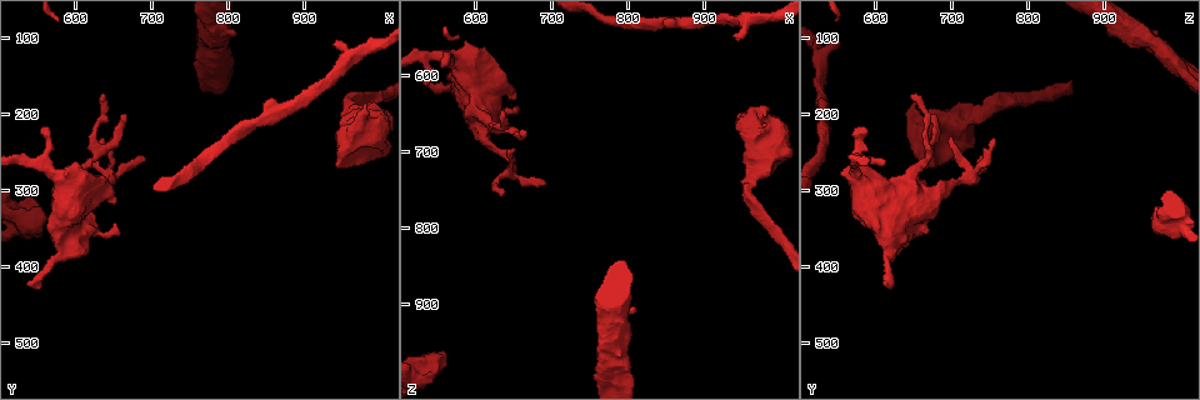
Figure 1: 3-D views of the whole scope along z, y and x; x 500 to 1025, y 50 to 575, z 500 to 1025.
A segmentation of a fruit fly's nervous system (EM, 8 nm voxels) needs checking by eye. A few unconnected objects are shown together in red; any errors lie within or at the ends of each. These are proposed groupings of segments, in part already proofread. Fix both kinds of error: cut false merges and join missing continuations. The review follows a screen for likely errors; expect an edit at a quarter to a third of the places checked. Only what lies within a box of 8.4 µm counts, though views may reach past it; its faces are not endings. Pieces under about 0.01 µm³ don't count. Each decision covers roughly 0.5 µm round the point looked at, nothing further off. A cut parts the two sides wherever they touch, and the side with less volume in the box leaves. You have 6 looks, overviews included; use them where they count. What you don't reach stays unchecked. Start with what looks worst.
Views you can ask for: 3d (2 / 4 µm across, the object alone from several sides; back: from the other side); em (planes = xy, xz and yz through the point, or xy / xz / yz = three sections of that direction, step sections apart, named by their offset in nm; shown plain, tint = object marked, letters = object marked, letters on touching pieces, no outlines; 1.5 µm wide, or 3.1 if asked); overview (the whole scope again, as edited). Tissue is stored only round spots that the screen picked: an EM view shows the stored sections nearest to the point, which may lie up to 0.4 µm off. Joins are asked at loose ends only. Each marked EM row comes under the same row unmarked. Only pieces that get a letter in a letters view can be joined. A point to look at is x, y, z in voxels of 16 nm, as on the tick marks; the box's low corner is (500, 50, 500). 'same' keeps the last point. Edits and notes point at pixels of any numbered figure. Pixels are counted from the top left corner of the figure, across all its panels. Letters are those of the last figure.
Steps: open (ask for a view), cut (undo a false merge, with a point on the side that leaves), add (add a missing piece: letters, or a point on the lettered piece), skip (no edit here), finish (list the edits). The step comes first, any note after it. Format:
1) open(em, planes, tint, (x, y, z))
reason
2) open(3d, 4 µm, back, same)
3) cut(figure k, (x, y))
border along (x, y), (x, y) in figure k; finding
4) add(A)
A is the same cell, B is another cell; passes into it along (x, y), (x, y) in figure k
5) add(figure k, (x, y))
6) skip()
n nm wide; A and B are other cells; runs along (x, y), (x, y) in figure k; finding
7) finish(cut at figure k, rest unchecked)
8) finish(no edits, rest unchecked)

open(3d, 2 µm, (945, 100, 550))
an open end

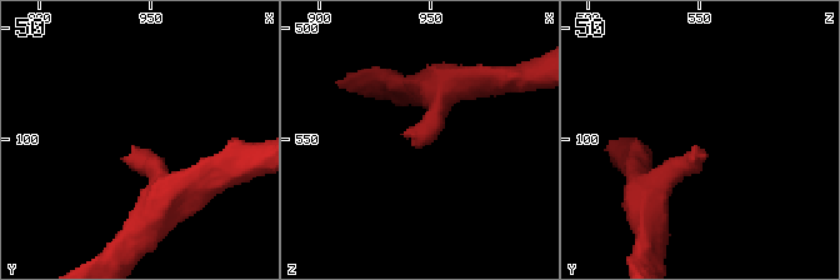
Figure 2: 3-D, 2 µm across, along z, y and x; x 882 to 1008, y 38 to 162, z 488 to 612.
open(em, xz, step 8, letters, (942, 102, 550))

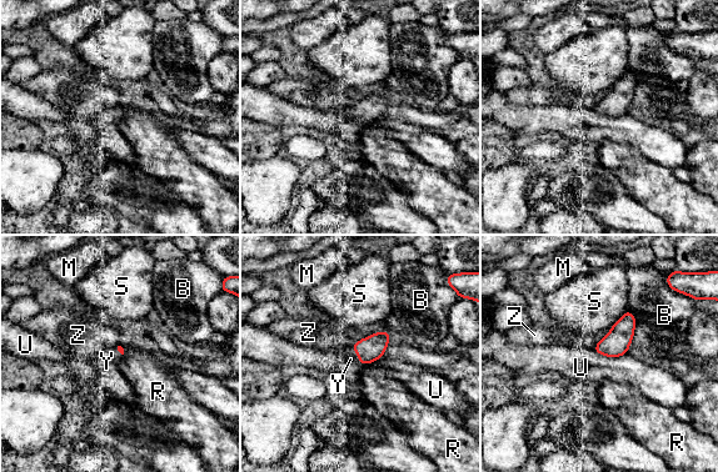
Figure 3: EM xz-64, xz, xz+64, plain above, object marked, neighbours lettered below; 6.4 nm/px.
open(em, planes, letters, same)
cut it another way

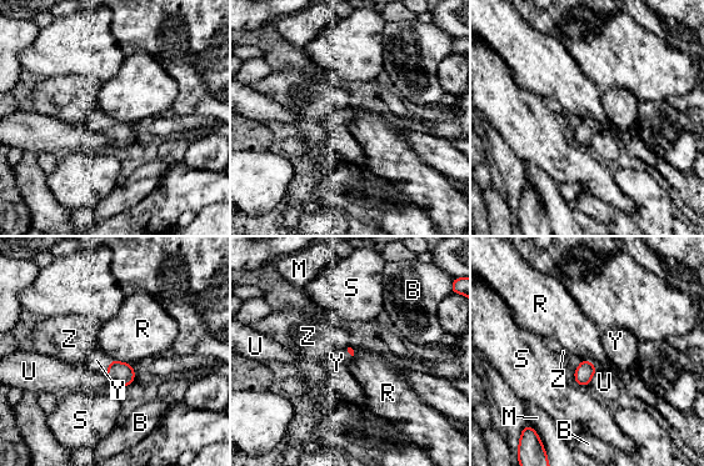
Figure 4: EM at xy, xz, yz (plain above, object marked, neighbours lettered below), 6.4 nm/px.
add(figure 4, (96, 360))
Y is the same cell, B, M, R, S, U and Z are other cells; it goes on there

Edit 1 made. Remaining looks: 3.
open(overview)

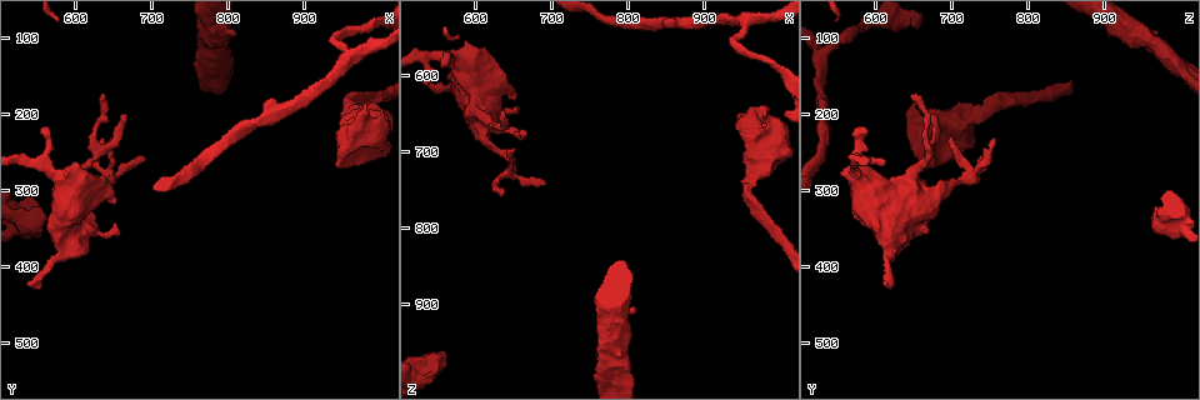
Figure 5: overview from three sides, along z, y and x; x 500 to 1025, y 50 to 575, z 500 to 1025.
open(3d, 4 µm, back, (970, 205, 640))
thick end

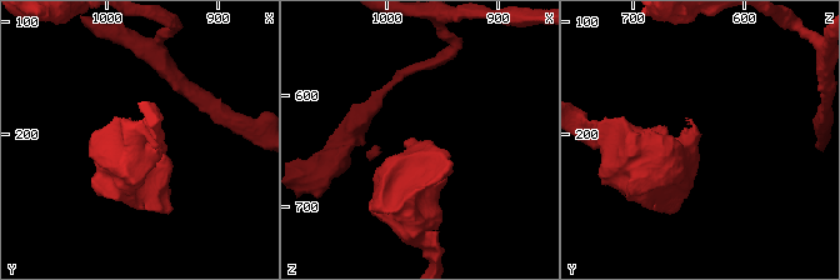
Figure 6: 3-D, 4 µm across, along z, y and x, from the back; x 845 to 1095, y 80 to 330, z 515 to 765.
open(em, planes, letters, (966, 202, 644))

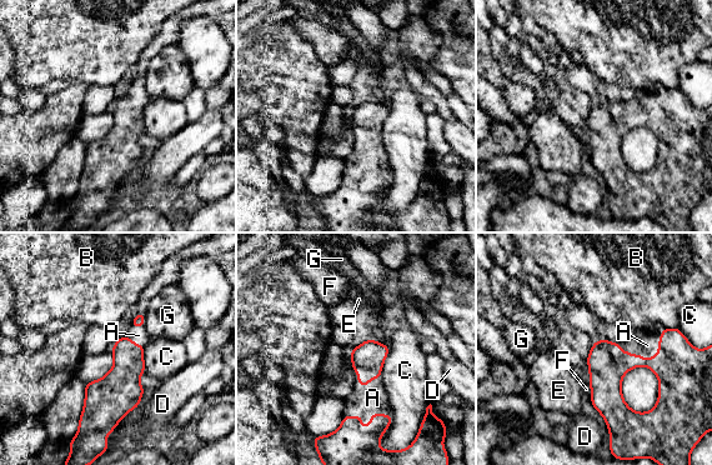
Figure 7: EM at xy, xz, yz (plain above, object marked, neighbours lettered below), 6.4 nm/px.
add(figure 7, (647, 345))
A is the same cell, B, C, D, E, F and G are other cells; passes into it along (685, 378), (651, 359), (647, 345) in figure 7; it goes on there

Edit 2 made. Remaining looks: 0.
finish(add at figure 4, add at figure 7, rest unchecked)

